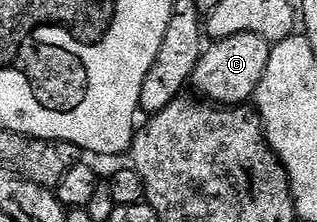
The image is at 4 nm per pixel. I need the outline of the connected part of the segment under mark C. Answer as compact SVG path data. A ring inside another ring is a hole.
M252 33L215 40L198 61L196 72L192 74L191 86L196 87L197 96L212 105L235 107L247 104L255 96L266 73L271 52L272 44Z

